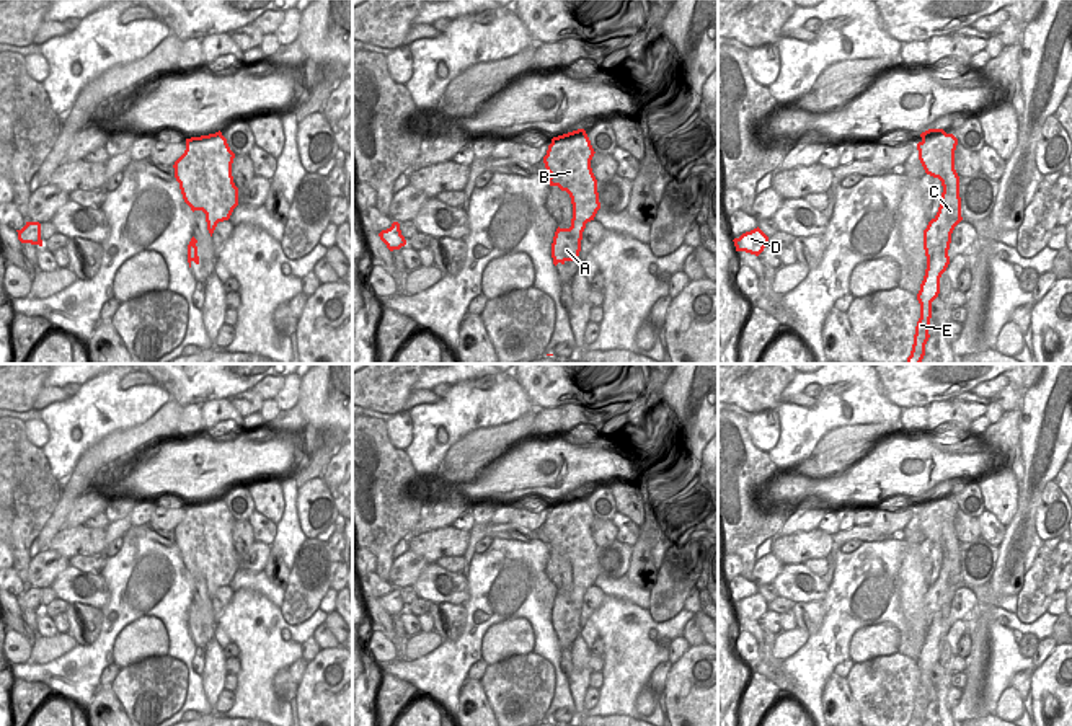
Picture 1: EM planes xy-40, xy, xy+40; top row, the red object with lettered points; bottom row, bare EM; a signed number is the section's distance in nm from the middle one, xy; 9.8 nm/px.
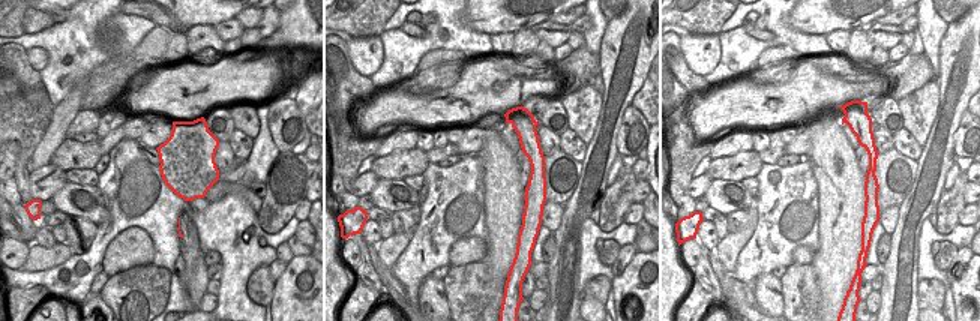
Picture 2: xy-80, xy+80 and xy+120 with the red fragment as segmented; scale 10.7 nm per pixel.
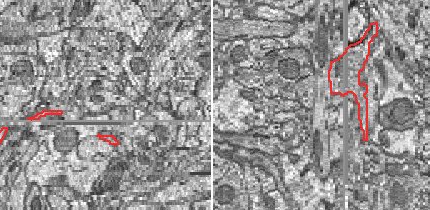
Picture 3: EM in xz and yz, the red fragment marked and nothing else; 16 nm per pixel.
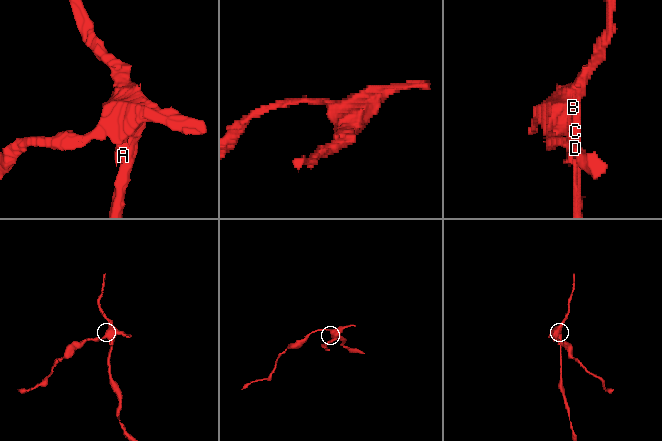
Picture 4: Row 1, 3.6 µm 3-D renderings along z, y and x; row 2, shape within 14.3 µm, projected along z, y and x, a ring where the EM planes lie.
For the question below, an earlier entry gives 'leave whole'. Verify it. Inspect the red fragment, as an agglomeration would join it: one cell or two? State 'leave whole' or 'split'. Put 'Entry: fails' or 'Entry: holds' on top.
Entry: fails
split

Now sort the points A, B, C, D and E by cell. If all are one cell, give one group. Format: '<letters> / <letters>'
A C E / B D

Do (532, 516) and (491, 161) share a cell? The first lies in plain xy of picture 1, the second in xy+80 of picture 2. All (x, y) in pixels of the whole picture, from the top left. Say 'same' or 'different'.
different

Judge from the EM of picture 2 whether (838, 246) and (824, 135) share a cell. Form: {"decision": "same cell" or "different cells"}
{"decision": "same cell"}

